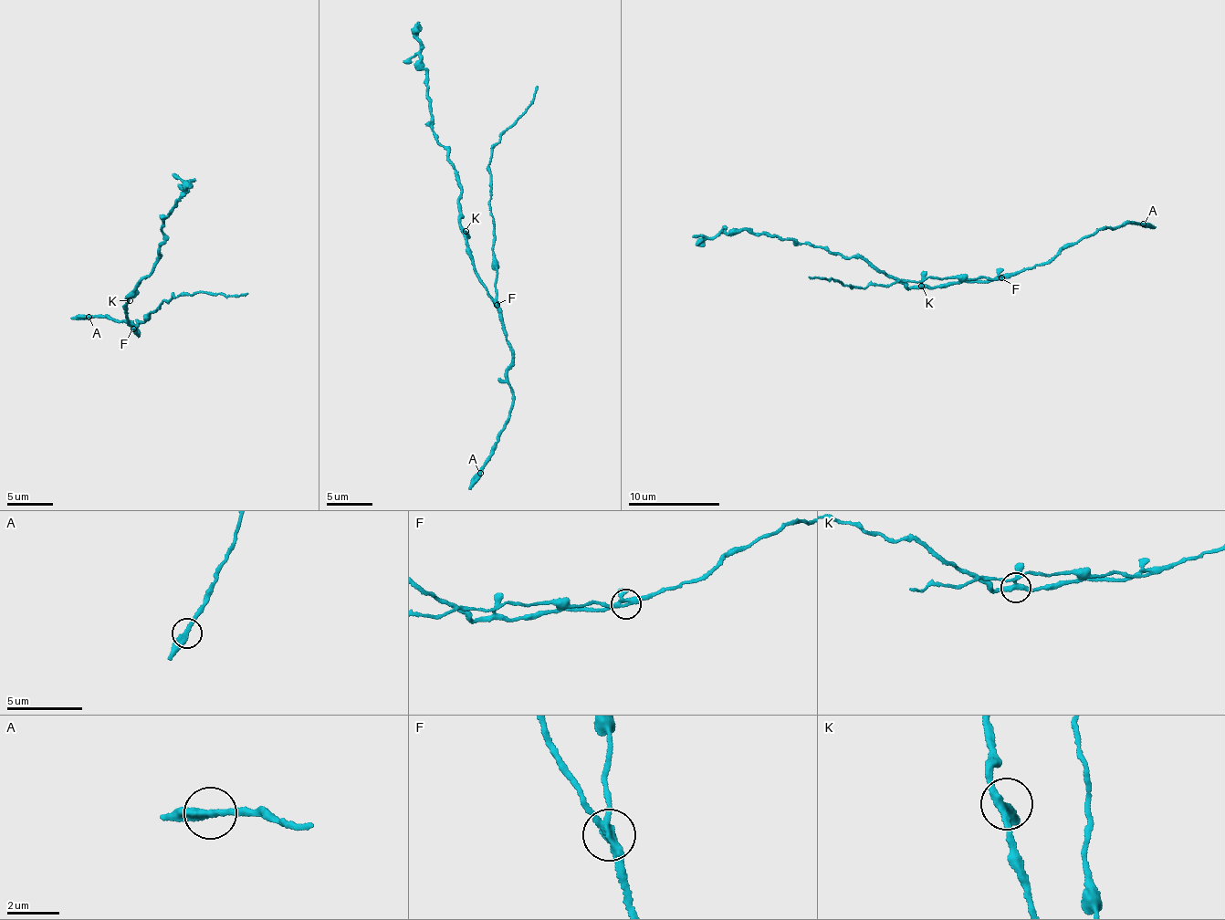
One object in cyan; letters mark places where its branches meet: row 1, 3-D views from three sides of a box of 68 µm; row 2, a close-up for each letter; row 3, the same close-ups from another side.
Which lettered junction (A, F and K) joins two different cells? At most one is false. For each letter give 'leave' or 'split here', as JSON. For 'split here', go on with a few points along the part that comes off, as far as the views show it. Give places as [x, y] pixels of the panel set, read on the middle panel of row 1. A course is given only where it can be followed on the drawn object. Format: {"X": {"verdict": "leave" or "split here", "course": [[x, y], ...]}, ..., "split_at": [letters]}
{"A": {"verdict": "leave"}, "F": {"verdict": "split here", "course": [[497, 305], [490, 199], [490, 148], [531, 102], [537, 86]]}, "K": {"verdict": "leave"}, "split_at": ["F"]}

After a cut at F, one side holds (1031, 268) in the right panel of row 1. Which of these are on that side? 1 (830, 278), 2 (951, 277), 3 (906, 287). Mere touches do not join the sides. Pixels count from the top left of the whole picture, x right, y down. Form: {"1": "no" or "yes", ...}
{"1": "no", "2": "no", "3": "yes"}

